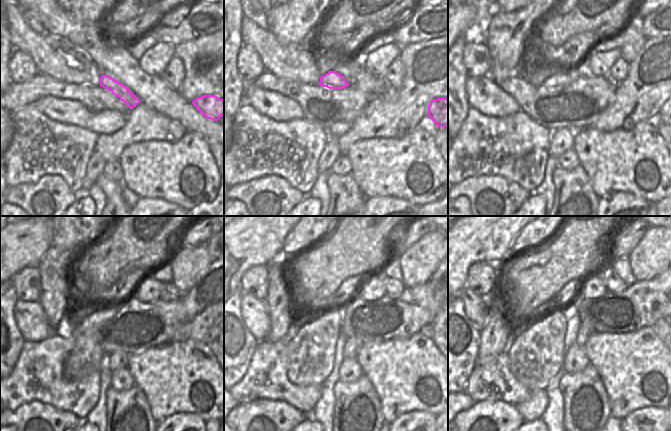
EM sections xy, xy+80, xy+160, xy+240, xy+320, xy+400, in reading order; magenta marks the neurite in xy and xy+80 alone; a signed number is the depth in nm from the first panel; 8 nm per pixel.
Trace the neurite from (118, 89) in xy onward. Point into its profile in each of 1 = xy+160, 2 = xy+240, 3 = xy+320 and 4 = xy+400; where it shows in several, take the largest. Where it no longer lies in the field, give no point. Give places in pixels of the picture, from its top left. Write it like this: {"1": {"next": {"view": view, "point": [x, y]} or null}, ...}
{"1": {"next": {"view": "xy+160", "point": [560, 79]}}, "2": {"next": {"view": "xy+240", "point": [86, 356]}}, "3": {"next": {"view": "xy+320", "point": [311, 352]}}, "4": {"next": {"view": "xy+400", "point": [537, 354]}}}

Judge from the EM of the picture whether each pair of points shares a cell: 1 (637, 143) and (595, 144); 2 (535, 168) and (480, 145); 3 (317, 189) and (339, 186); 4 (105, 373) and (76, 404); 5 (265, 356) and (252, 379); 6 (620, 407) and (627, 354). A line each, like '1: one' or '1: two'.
1: one
2: one
3: two
4: two
5: one
6: one

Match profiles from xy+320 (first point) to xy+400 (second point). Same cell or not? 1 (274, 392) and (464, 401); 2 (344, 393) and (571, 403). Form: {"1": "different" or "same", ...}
{"1": "different", "2": "same"}

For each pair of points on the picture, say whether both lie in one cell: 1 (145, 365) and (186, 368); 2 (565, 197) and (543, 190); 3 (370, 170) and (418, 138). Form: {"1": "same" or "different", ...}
{"1": "same", "2": "different", "3": "same"}

